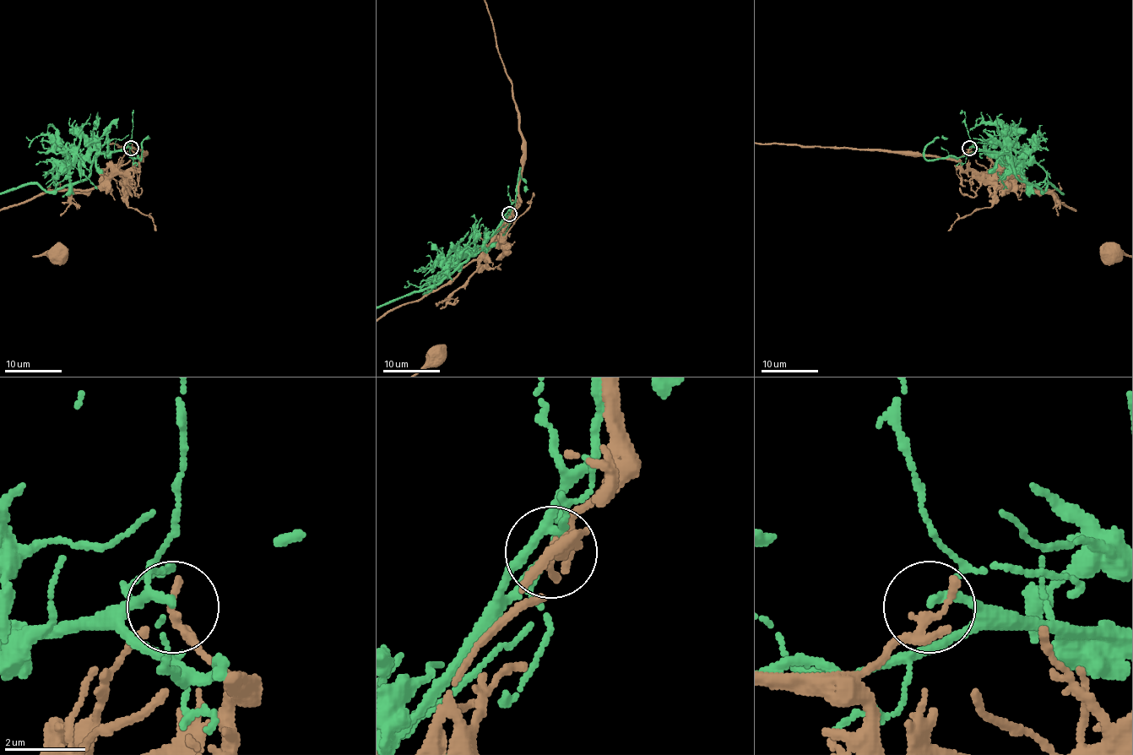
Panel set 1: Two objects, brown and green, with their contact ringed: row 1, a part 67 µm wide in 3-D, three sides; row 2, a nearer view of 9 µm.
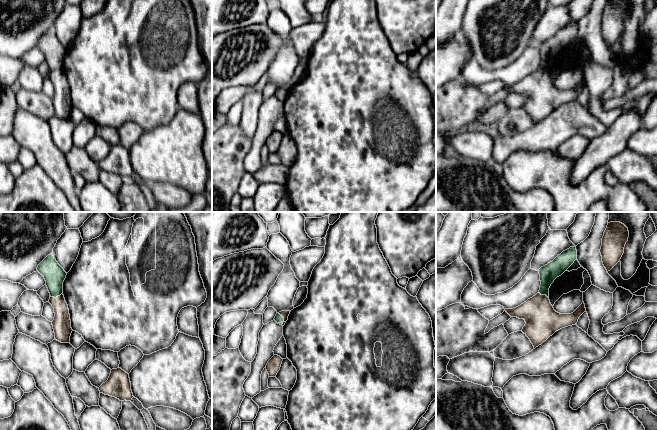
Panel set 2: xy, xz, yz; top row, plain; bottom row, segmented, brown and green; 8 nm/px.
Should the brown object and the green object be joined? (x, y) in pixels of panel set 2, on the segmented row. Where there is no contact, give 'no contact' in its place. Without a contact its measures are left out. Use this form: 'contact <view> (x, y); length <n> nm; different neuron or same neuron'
contact xz (284, 319); length 100 nm; different neuron

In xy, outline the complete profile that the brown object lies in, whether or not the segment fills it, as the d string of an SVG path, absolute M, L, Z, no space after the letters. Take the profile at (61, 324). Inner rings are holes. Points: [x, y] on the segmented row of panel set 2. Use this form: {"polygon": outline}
{"polygon": "M64 295L54 298L50 296L49 303L54 308L55 317L52 321L55 339L61 343L70 343L72 333L71 320L68 305Z"}

